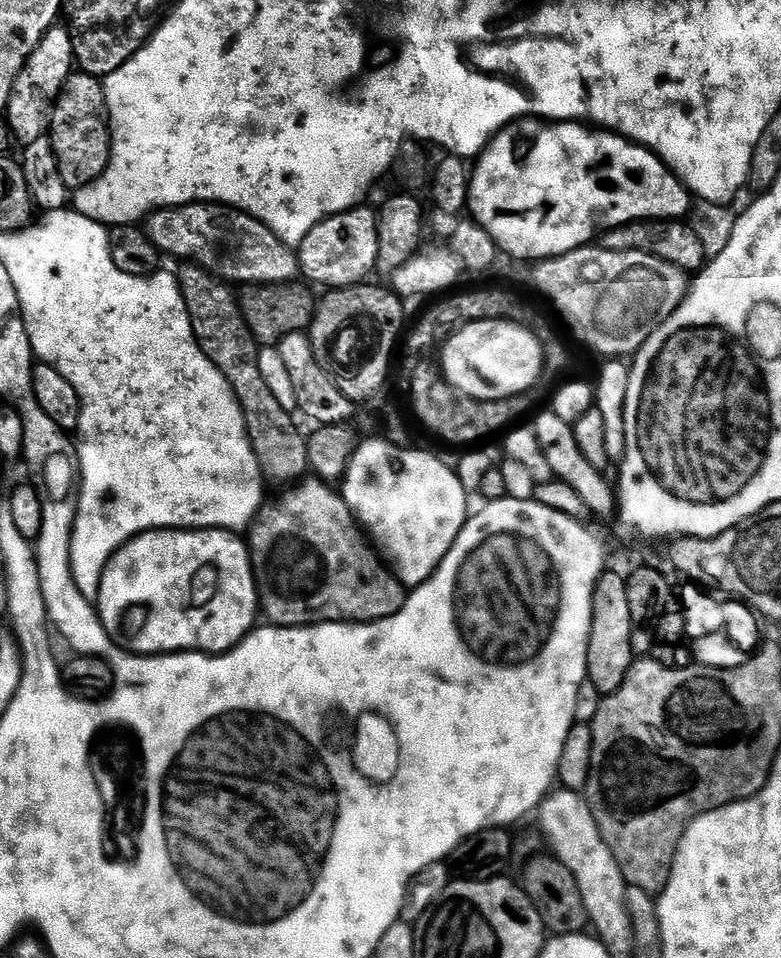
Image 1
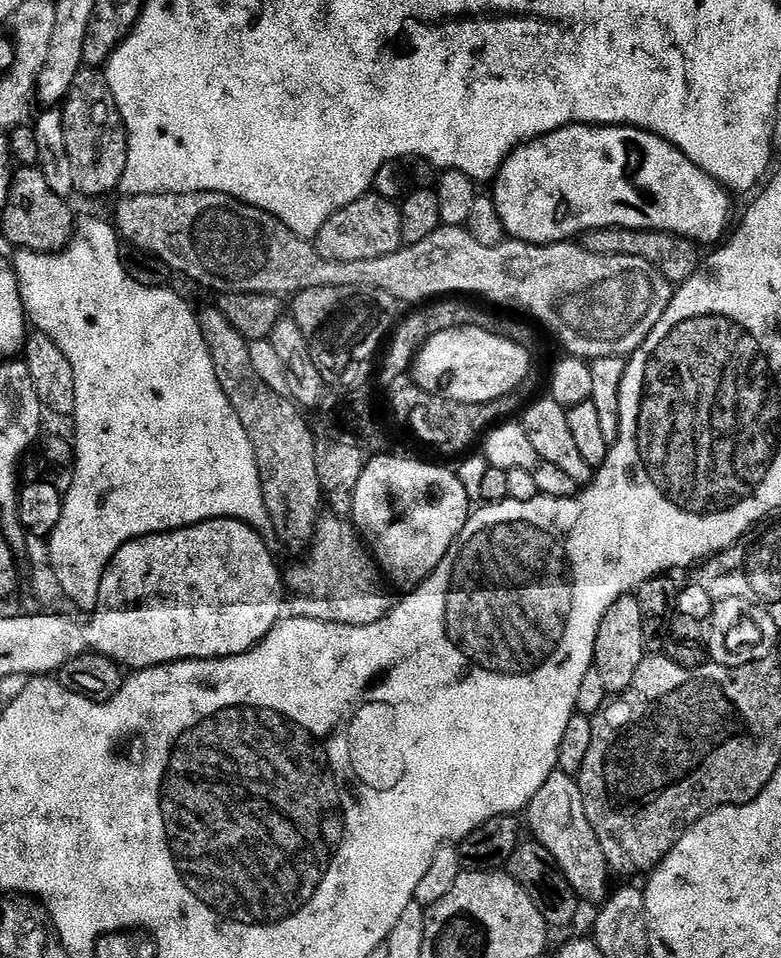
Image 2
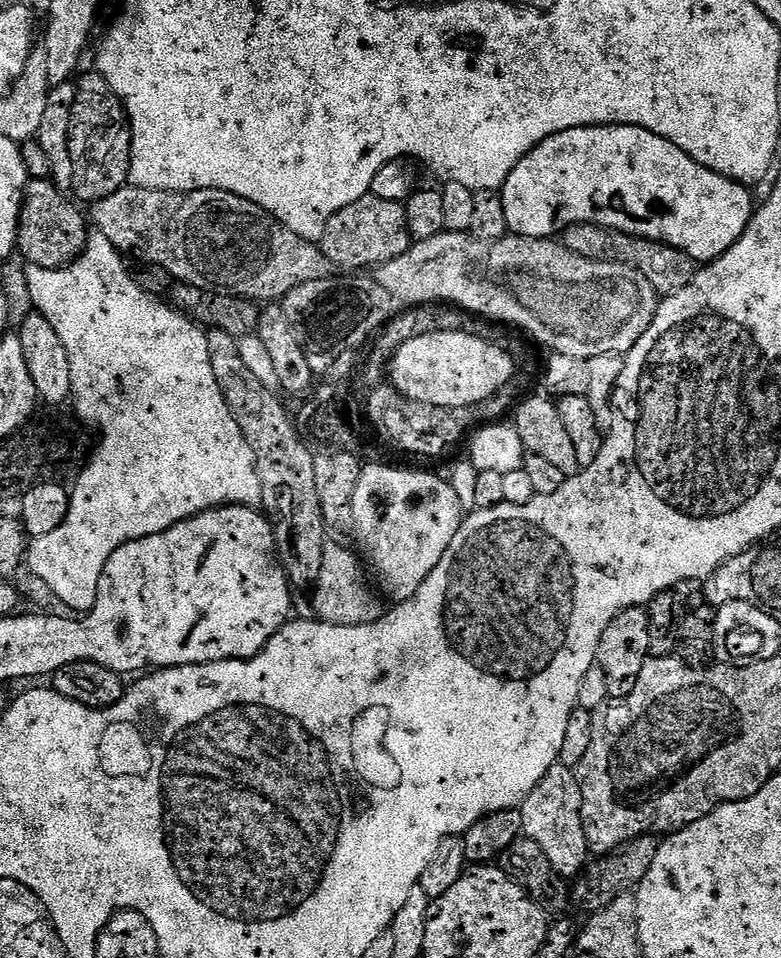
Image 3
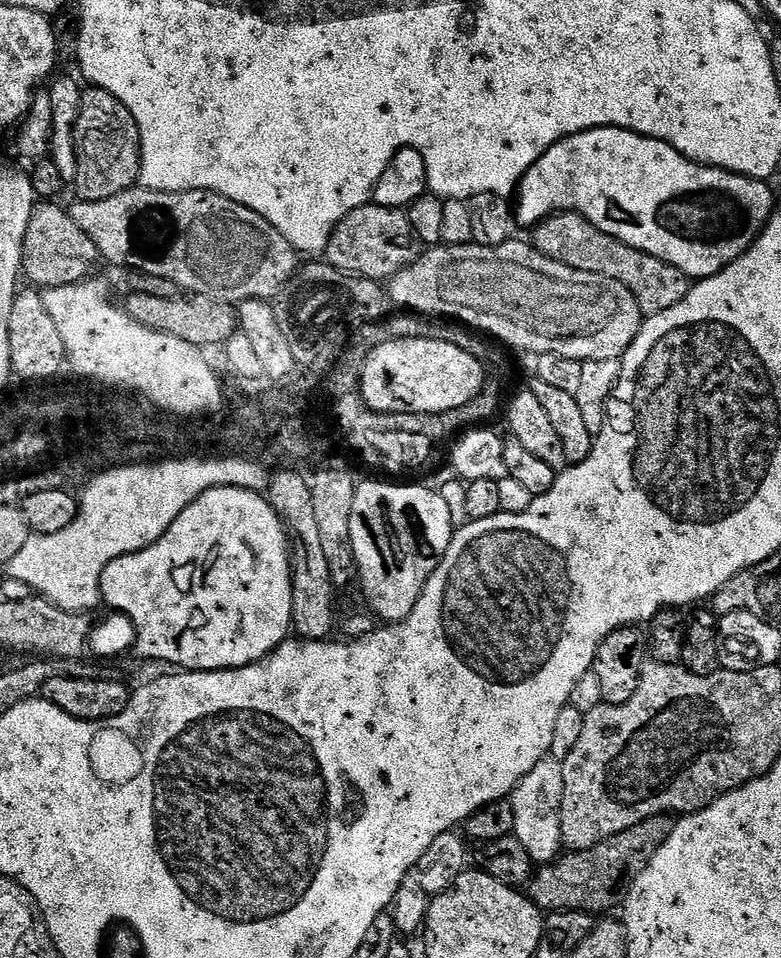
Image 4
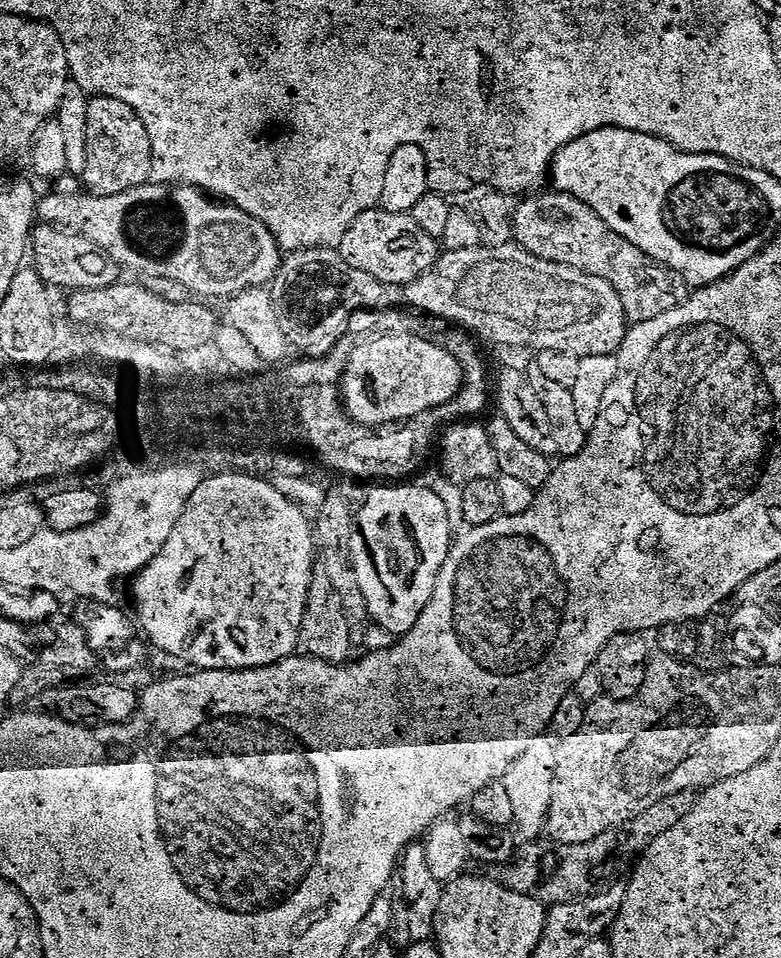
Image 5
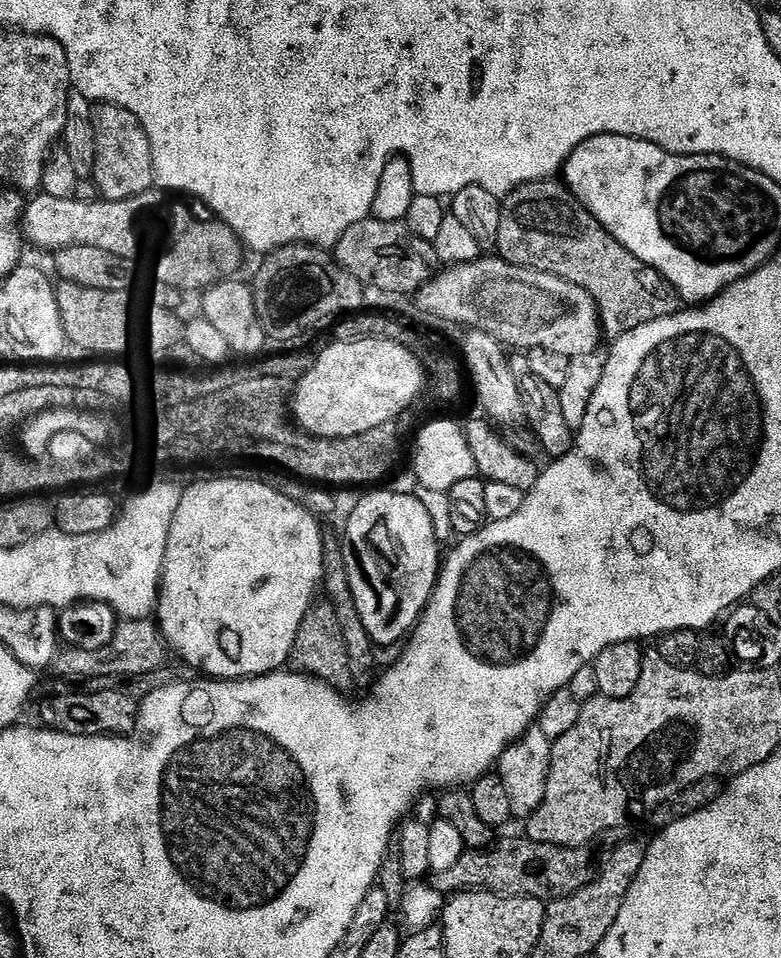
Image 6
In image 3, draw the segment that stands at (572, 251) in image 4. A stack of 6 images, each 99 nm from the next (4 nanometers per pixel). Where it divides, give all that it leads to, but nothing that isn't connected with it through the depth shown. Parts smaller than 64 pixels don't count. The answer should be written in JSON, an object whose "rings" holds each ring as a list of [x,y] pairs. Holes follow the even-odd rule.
{"rings":[[[575,224],[573,228],[567,228],[562,234],[562,243],[566,250],[570,250],[570,254],[578,254],[578,258],[625,264],[638,270],[661,297],[673,296],[678,294],[678,290],[690,286],[698,271],[697,261],[691,260],[686,253],[679,252],[668,244],[659,244],[656,240],[639,240],[624,232],[600,228],[597,224]]]}

